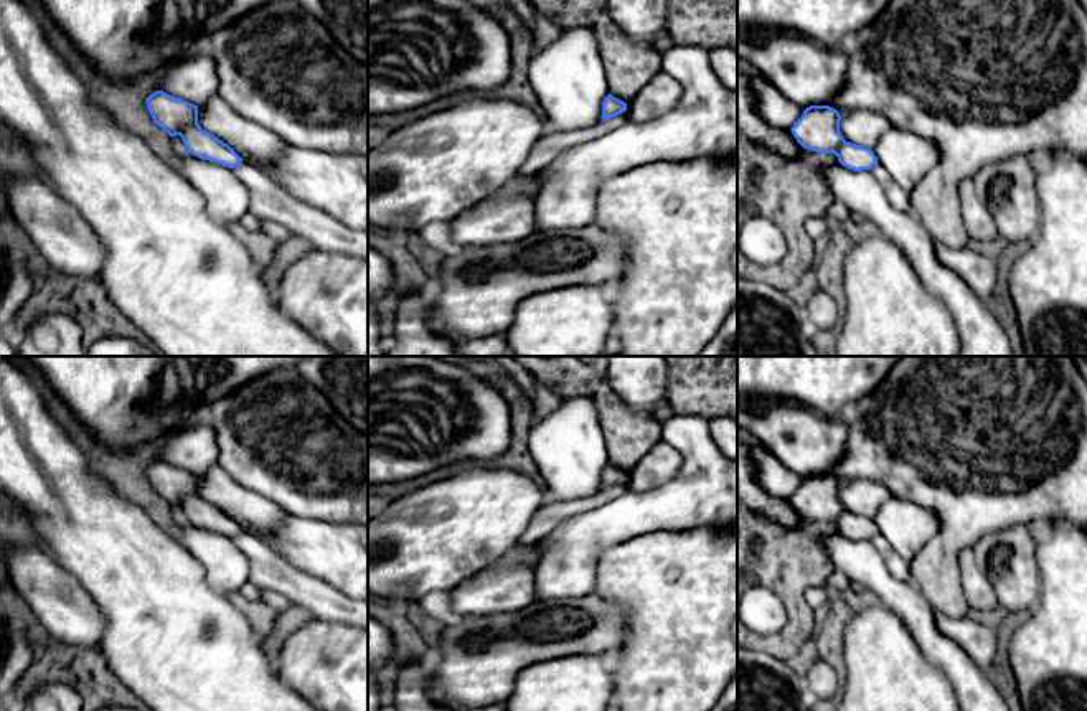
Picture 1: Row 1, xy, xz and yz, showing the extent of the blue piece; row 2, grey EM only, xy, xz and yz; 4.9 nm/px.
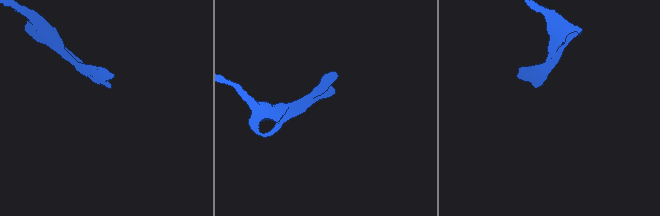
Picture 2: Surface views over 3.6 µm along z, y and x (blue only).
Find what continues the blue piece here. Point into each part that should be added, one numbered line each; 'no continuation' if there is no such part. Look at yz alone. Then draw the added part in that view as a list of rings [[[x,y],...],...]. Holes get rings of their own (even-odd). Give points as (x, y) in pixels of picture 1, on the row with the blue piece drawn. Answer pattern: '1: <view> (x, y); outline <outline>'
no continuation

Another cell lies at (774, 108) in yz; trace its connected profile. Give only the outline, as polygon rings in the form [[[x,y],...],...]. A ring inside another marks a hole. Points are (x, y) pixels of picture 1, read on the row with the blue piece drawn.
[[[746,76],[751,89],[757,96],[757,114],[775,129],[790,130],[810,106],[788,101],[762,76]]]

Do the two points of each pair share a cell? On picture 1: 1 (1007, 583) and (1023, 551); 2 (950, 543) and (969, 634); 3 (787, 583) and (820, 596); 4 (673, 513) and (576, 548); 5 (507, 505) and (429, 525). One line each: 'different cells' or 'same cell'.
1: same cell
2: different cells
3: different cells
4: same cell
5: same cell

